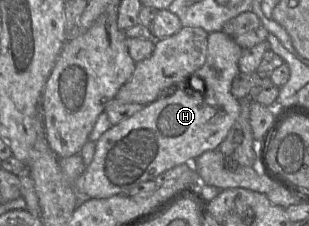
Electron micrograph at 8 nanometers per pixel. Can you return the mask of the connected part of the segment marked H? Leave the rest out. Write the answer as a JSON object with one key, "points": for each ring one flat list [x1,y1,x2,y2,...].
{"points":[[222,31,208,33,206,62,194,73,195,84,187,83,183,87,173,88,133,116,104,132,95,142,91,163,72,185,78,196,103,199,115,195,129,195,140,183,154,180,175,166,194,162,204,152,217,149,240,114,240,100,231,93,231,84,240,72,238,61,241,52,242,48,233,37]]}

